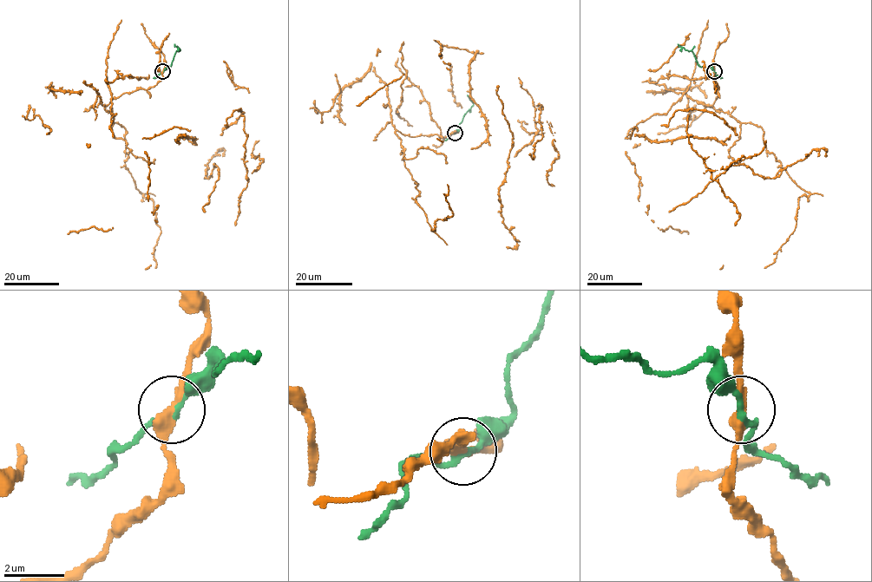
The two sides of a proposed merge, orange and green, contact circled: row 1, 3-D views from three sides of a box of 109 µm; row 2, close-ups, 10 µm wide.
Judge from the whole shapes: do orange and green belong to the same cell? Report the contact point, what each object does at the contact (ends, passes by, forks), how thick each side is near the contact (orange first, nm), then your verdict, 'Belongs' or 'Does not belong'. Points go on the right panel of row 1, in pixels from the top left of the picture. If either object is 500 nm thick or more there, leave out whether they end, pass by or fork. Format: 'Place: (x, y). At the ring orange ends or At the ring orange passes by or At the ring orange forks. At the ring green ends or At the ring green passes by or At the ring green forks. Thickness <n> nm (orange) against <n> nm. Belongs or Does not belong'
Place: (714, 71). At the ring orange passes by. At the ring green passes by. Thickness 320 nm (orange) against 190 nm. Does not belong

